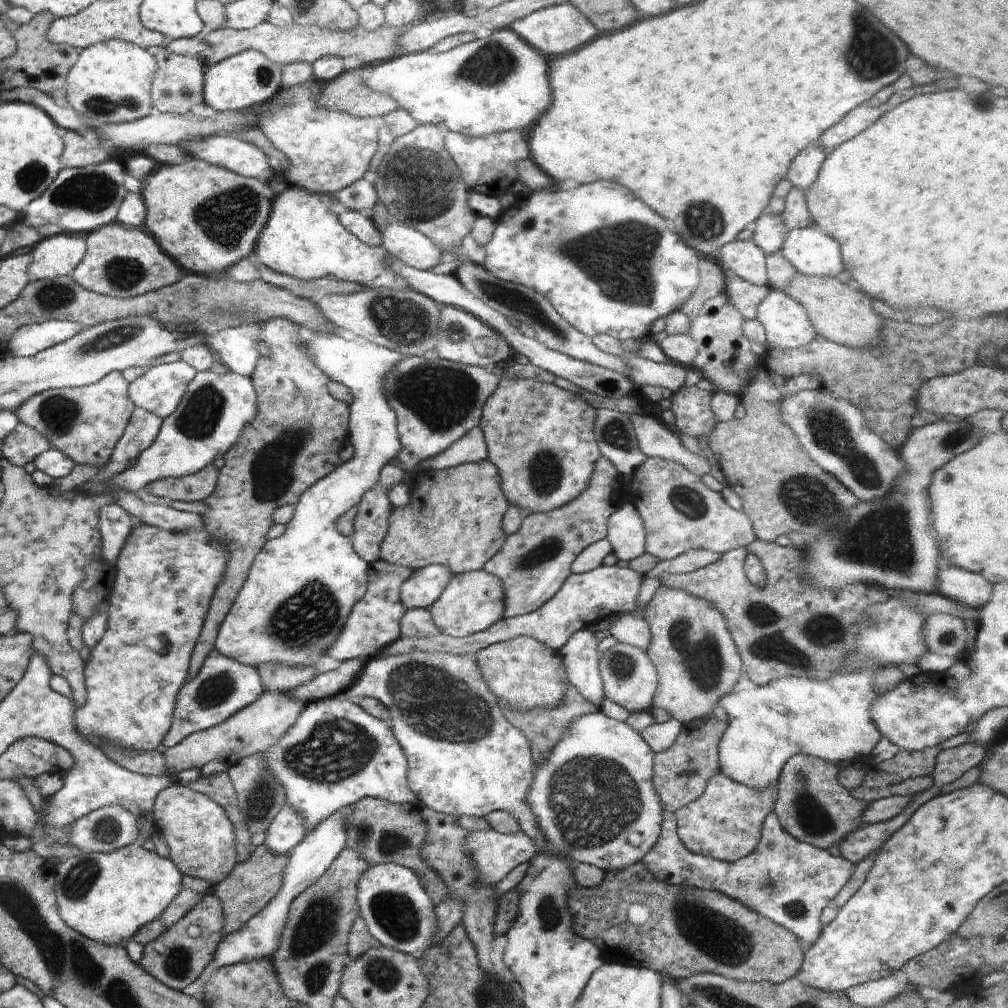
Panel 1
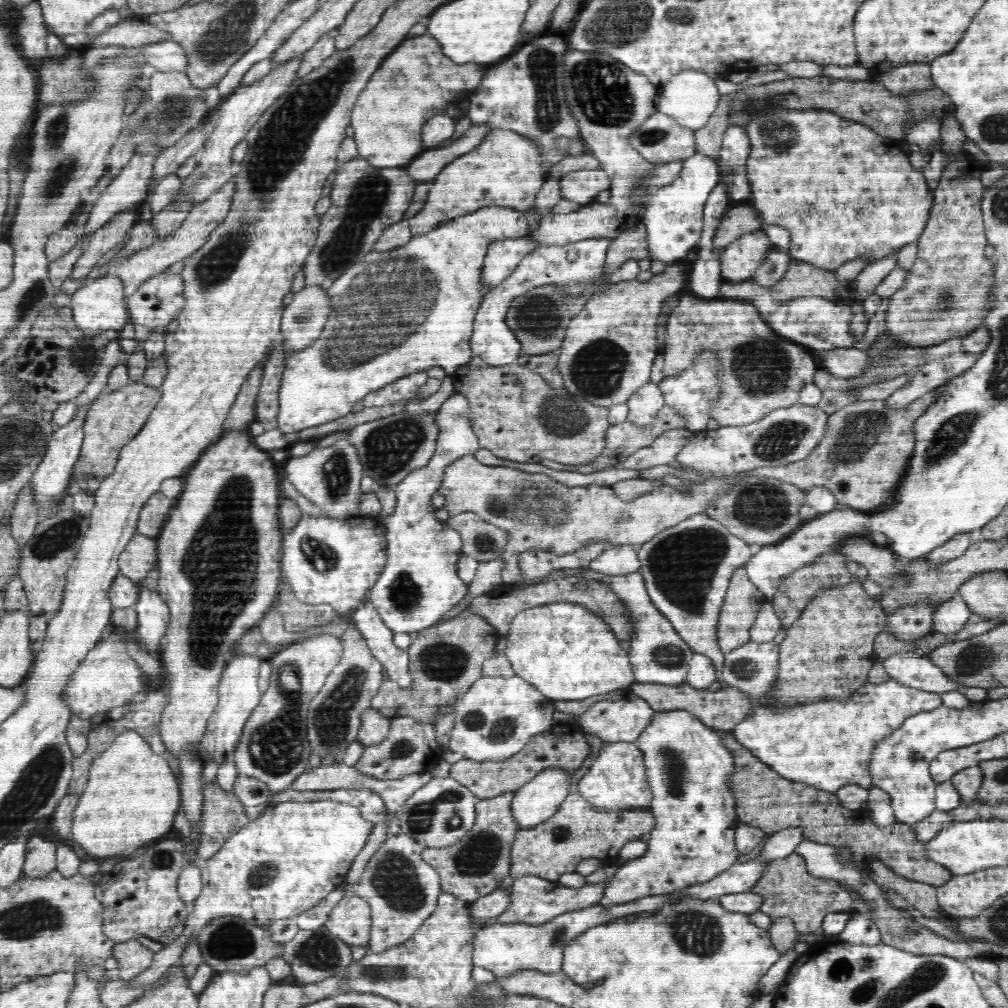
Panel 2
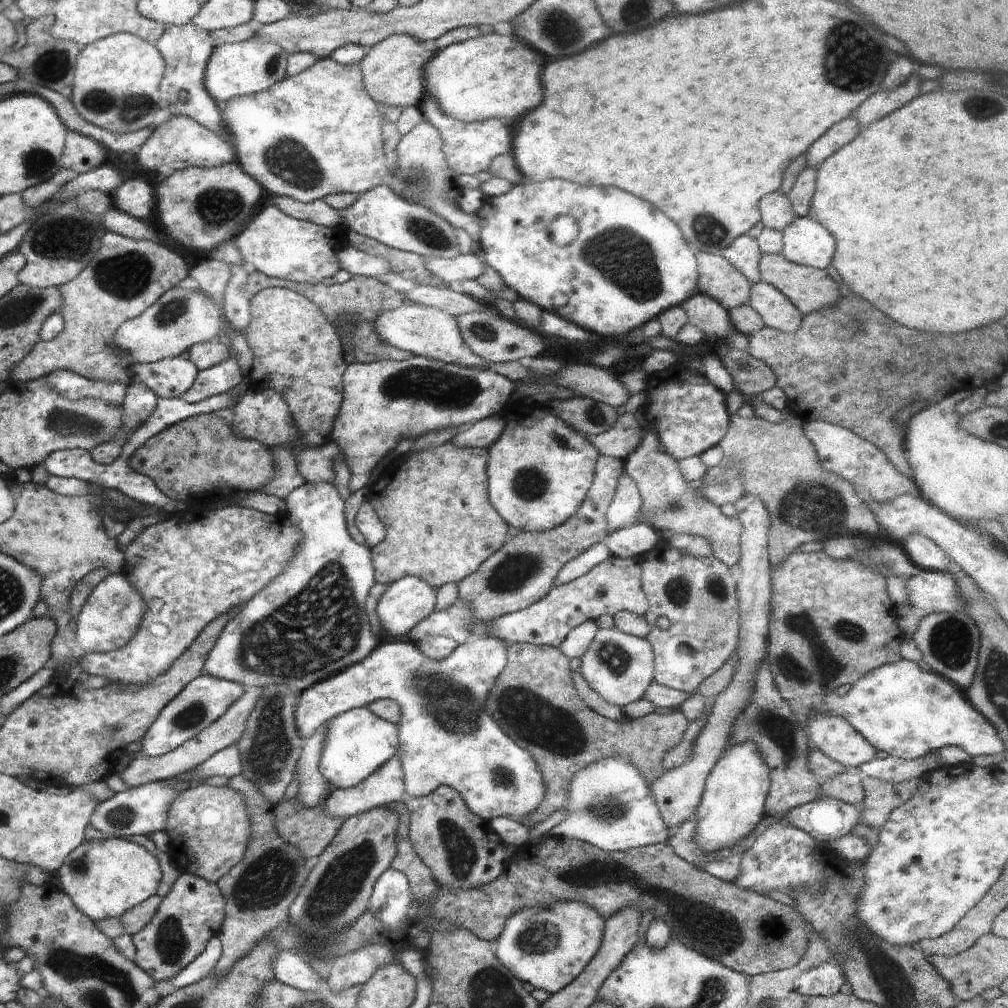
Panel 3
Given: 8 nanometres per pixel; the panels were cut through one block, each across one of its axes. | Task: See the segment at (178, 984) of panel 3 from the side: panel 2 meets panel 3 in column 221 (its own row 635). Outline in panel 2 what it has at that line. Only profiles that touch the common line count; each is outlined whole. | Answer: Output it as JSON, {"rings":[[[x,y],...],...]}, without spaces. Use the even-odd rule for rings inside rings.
{"rings":[[[958,597],[952,598],[941,603],[934,612],[932,630],[943,634],[945,638],[950,638],[964,628],[971,614],[970,607],[963,600]]]}

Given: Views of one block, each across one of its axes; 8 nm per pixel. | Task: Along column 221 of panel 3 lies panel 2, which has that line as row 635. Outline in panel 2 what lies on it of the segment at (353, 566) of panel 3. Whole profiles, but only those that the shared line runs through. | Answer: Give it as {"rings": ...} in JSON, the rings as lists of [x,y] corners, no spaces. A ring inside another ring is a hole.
{"rings":[[[641,573],[608,575],[608,578],[602,582],[606,583],[612,592],[618,595],[618,599],[622,599],[622,603],[628,607],[628,617],[632,621],[630,631],[634,636],[630,638],[630,650],[627,653],[635,682],[662,684],[667,687],[686,683],[689,662],[694,652],[682,640],[672,623],[653,605]]]}

